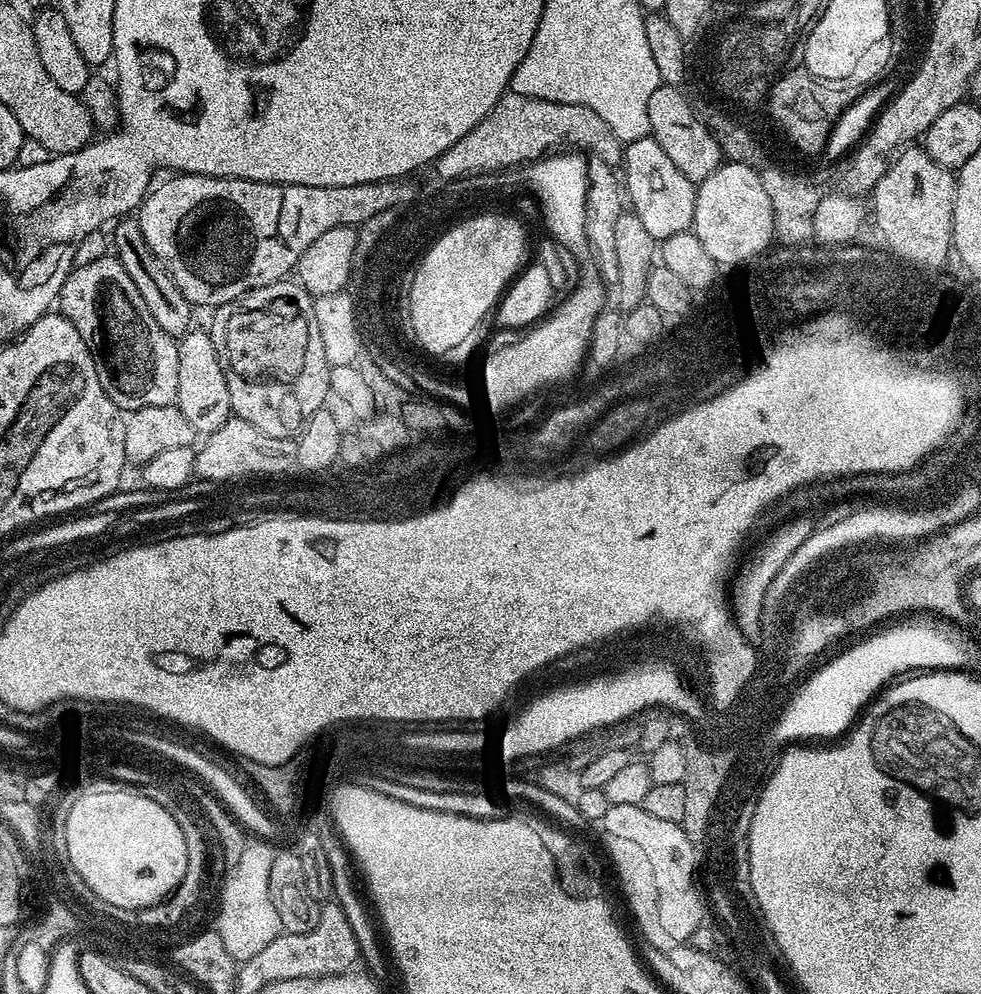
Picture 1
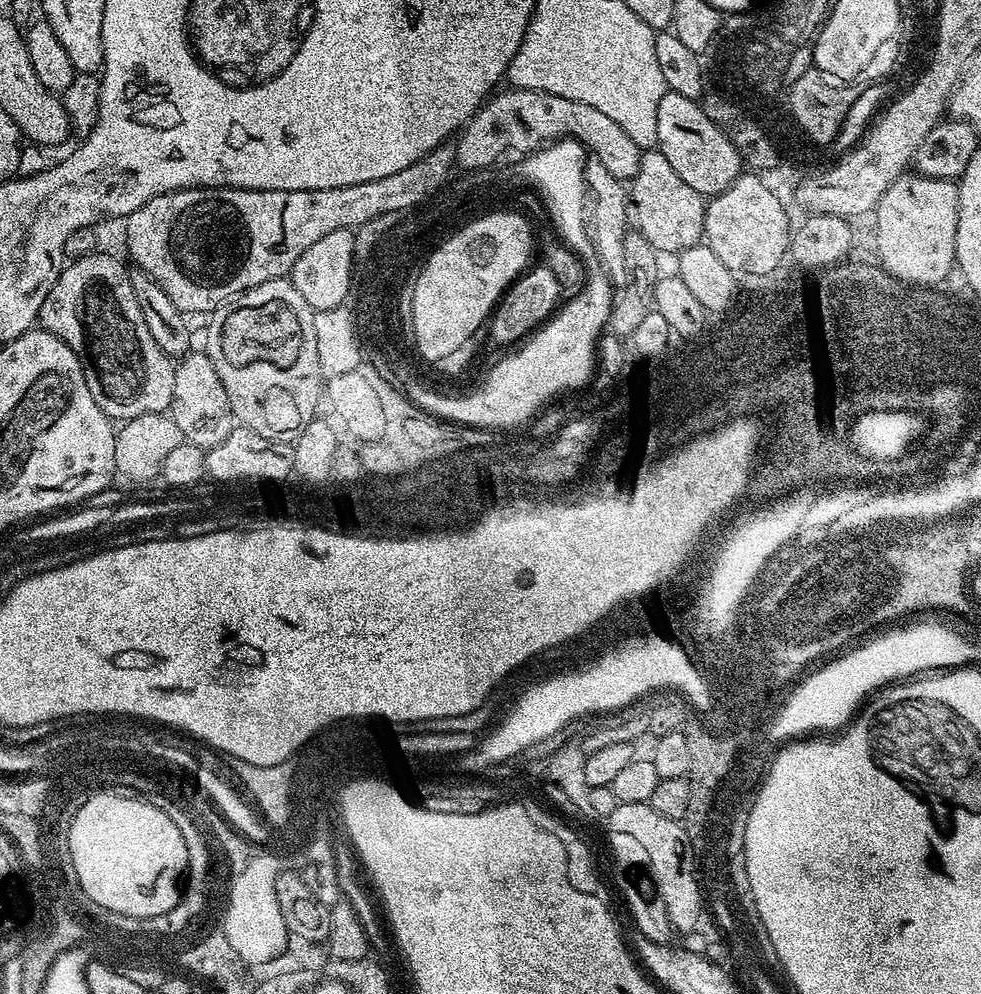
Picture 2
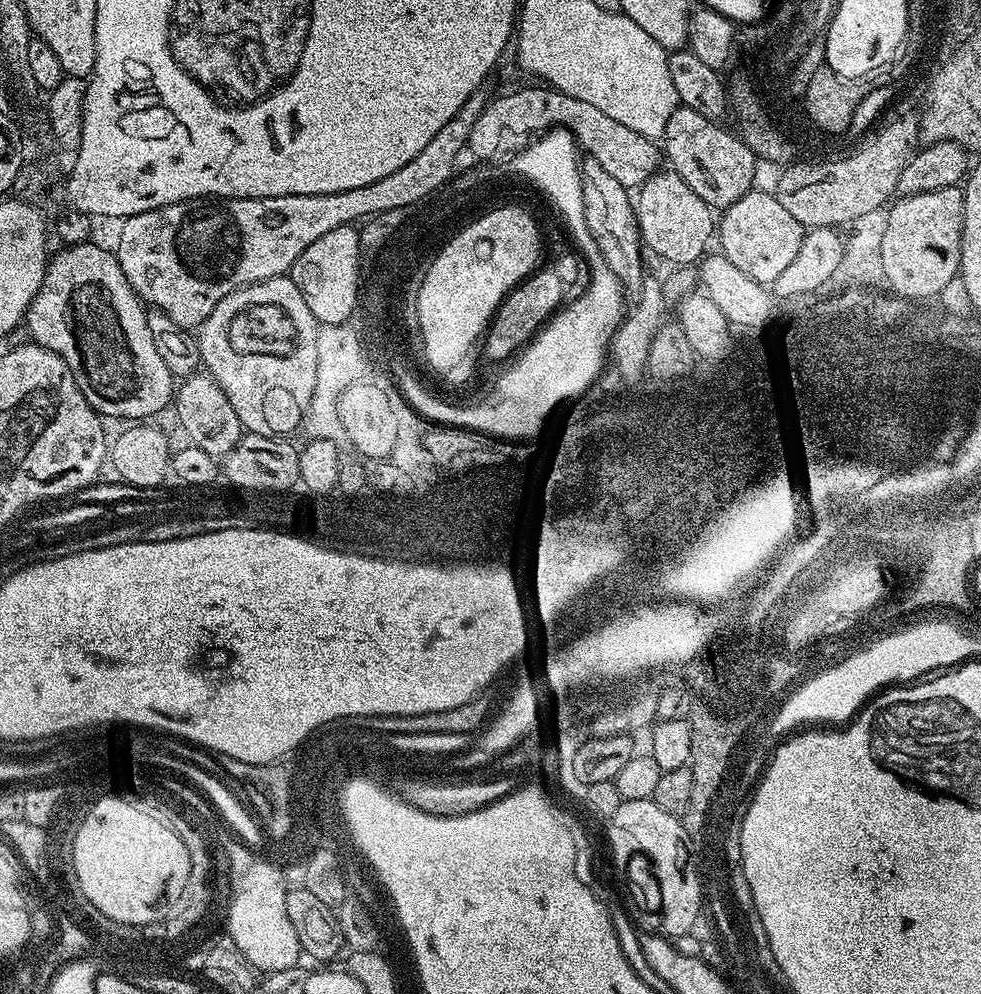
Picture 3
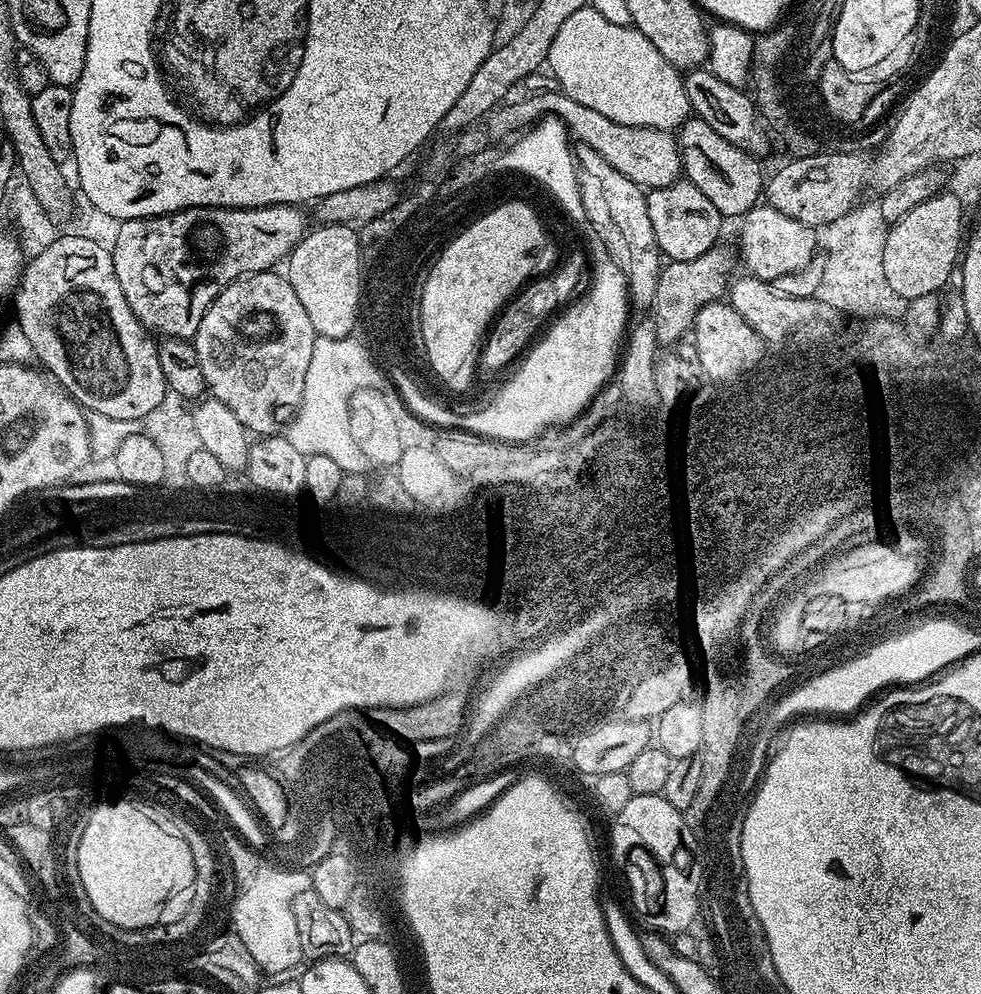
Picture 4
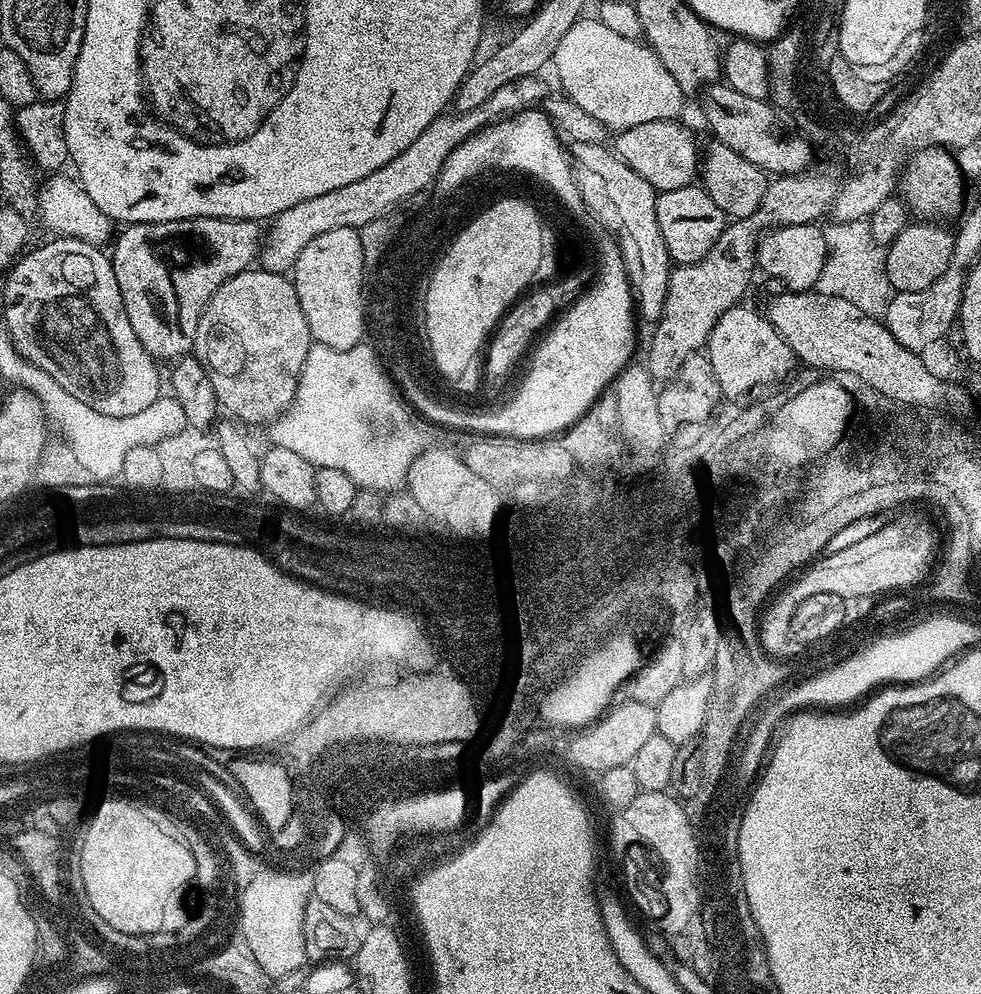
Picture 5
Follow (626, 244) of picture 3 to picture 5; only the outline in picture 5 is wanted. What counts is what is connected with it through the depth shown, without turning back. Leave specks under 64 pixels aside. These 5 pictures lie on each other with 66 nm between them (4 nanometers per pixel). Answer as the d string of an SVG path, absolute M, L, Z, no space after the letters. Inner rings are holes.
M573 140L570 144L570 155L571 163L577 169L595 173L595 176L602 179L607 195L611 196L611 202L613 202L615 210L619 212L619 224L624 224L624 228L628 228L628 236L632 236L632 244L636 244L636 248L632 248L632 252L636 252L636 268L632 268L632 273L628 276L636 276L636 288L640 288L640 303L638 304L644 304L643 319L648 322L659 320L662 310L666 306L666 286L670 286L670 274L674 267L674 261L672 255L666 250L666 242L662 242L662 230L658 230L658 214L656 213L658 193L656 189L650 186L650 182L646 182L646 178L642 178L642 174L634 174L634 170L630 170L630 166L626 166L624 159L617 156L607 143L595 144L594 142Z

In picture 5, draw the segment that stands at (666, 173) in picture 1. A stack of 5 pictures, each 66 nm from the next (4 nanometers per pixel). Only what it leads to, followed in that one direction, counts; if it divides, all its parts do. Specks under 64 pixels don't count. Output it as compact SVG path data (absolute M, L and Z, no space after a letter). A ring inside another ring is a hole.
M700 186L659 193L656 197L656 213L658 230L662 230L662 242L666 242L666 250L677 265L693 264L706 258L710 246L718 242L726 223L724 212L714 206L714 198L710 198L710 194Z

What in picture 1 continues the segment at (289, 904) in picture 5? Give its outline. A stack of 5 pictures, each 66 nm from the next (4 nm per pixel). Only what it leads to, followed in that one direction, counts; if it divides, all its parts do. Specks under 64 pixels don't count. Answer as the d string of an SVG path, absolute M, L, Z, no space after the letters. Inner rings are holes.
M271 843L265 848L247 848L244 860L236 864L236 872L232 872L232 880L228 880L220 928L224 928L224 940L228 940L228 949L236 952L236 956L252 958L282 932L278 910L274 910L274 902L270 902L270 862L274 862L275 857Z

